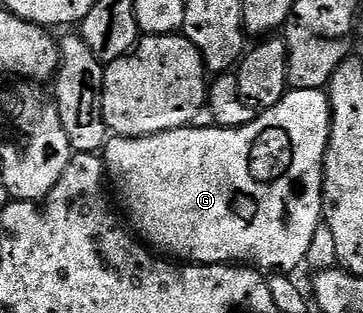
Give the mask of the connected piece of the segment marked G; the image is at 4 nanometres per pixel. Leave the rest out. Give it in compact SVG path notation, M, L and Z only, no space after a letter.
M289 88L278 104L263 110L259 115L253 116L251 123L240 129L185 127L165 133L155 133L149 137L113 136L102 150L104 172L110 185L112 181L113 187L116 188L117 195L124 197L124 209L128 212L129 219L132 220L133 226L131 225L131 228L153 250L161 249L162 252L169 253L169 255L164 255L172 259L179 259L184 263L198 265L243 263L245 266L255 267L260 271L271 271L276 275L292 275L295 274L296 268L301 268L305 264L307 252L310 251L311 244L314 243L314 233L322 226L324 216L324 156L328 150L328 136L331 126L332 108L324 89Z

